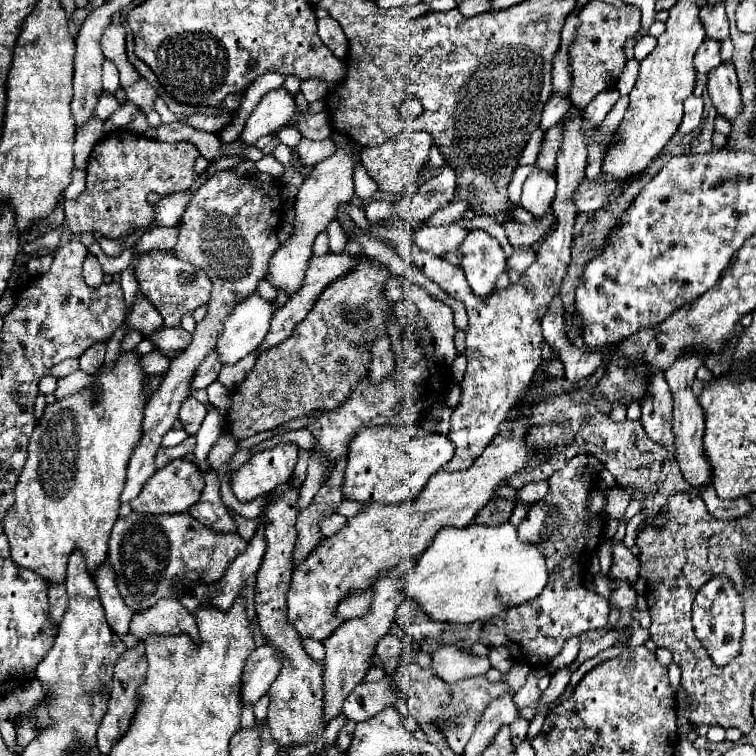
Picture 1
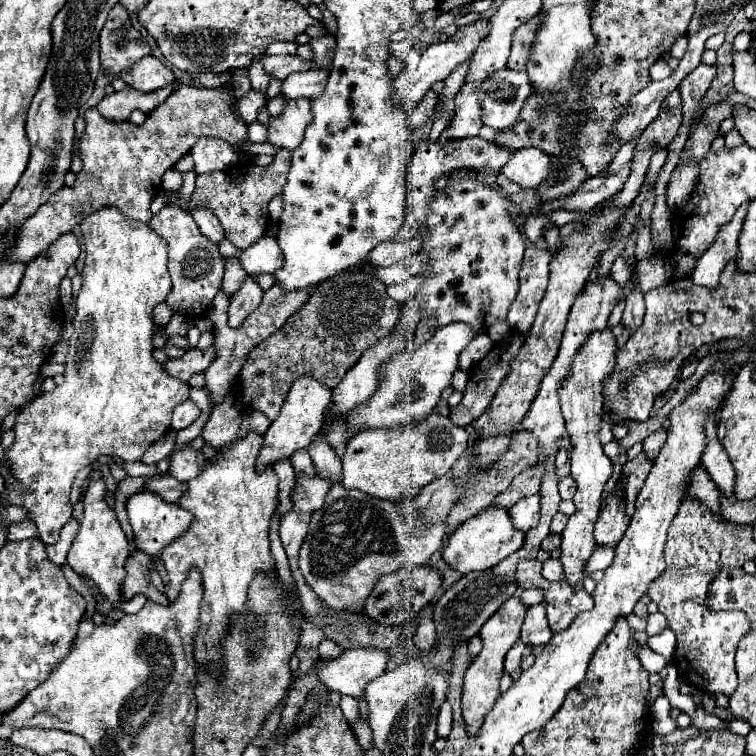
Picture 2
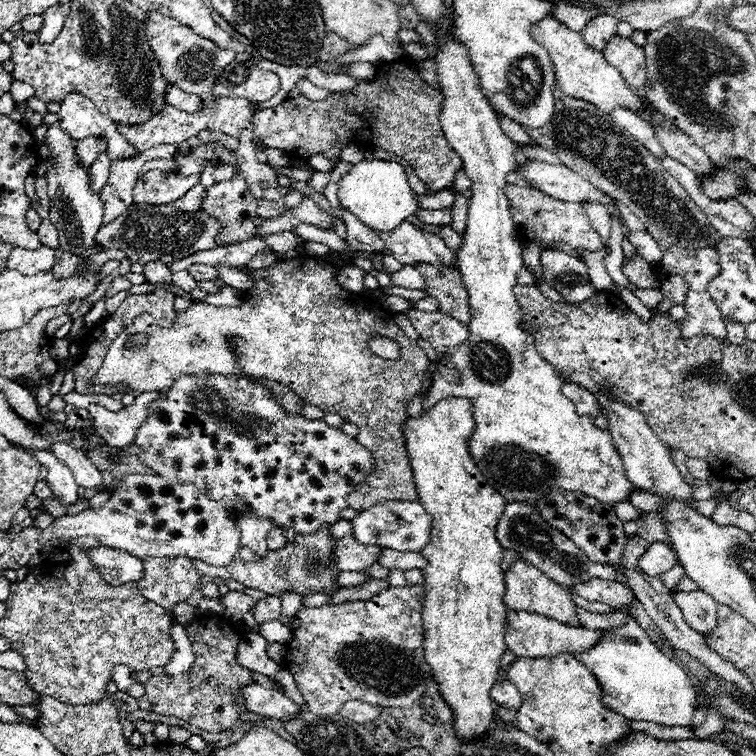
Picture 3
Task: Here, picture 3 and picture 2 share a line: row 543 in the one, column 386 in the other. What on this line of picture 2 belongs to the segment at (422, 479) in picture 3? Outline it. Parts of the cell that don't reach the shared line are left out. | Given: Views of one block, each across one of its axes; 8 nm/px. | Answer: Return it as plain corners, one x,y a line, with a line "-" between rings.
436,412
428,414
426,420
416,426
398,426
398,428
378,428
378,430
362,430
354,434
346,446
346,454
342,456
342,484
350,488
358,488
370,496
384,500
412,500
416,494
430,484
432,480
448,474
454,462
464,454
468,444
468,432
456,424
448,416
440,416

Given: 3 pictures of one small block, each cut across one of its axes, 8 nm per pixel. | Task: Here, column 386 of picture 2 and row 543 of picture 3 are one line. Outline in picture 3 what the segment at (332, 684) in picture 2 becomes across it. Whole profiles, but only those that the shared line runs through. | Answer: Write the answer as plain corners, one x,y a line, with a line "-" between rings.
654,542
648,546
644,556
638,560
638,568
648,576
660,576
668,572
672,566
676,566
676,554
670,546
662,542

